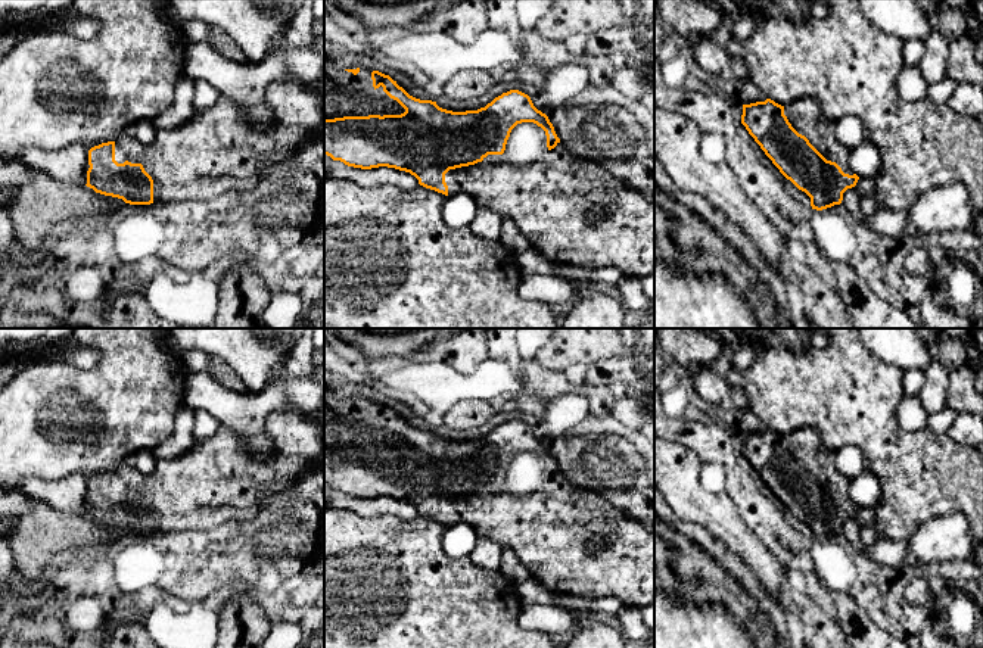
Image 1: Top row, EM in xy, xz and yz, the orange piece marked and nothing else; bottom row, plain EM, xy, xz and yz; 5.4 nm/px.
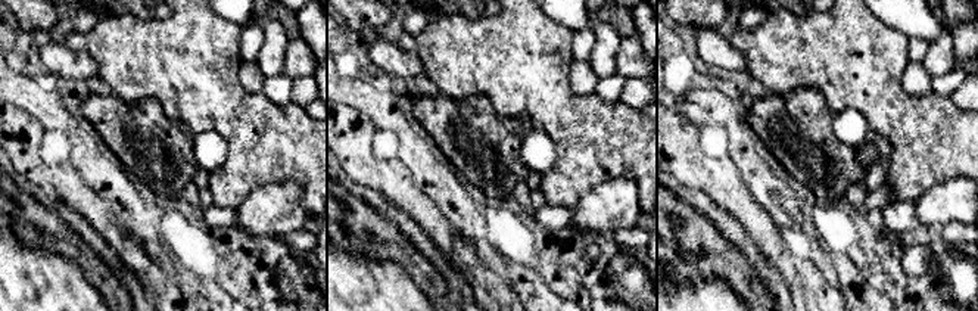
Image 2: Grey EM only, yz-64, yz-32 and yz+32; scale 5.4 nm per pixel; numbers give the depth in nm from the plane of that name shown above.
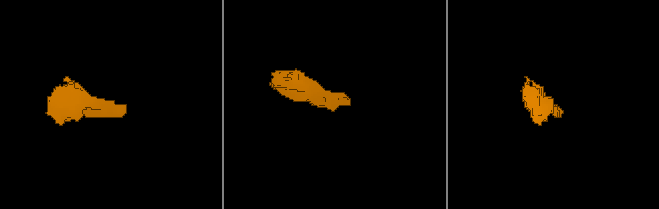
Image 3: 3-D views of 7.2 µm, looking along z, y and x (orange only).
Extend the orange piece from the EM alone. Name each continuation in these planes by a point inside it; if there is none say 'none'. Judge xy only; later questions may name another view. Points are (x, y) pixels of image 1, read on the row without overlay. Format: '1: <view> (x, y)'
1: xy (217, 480)

